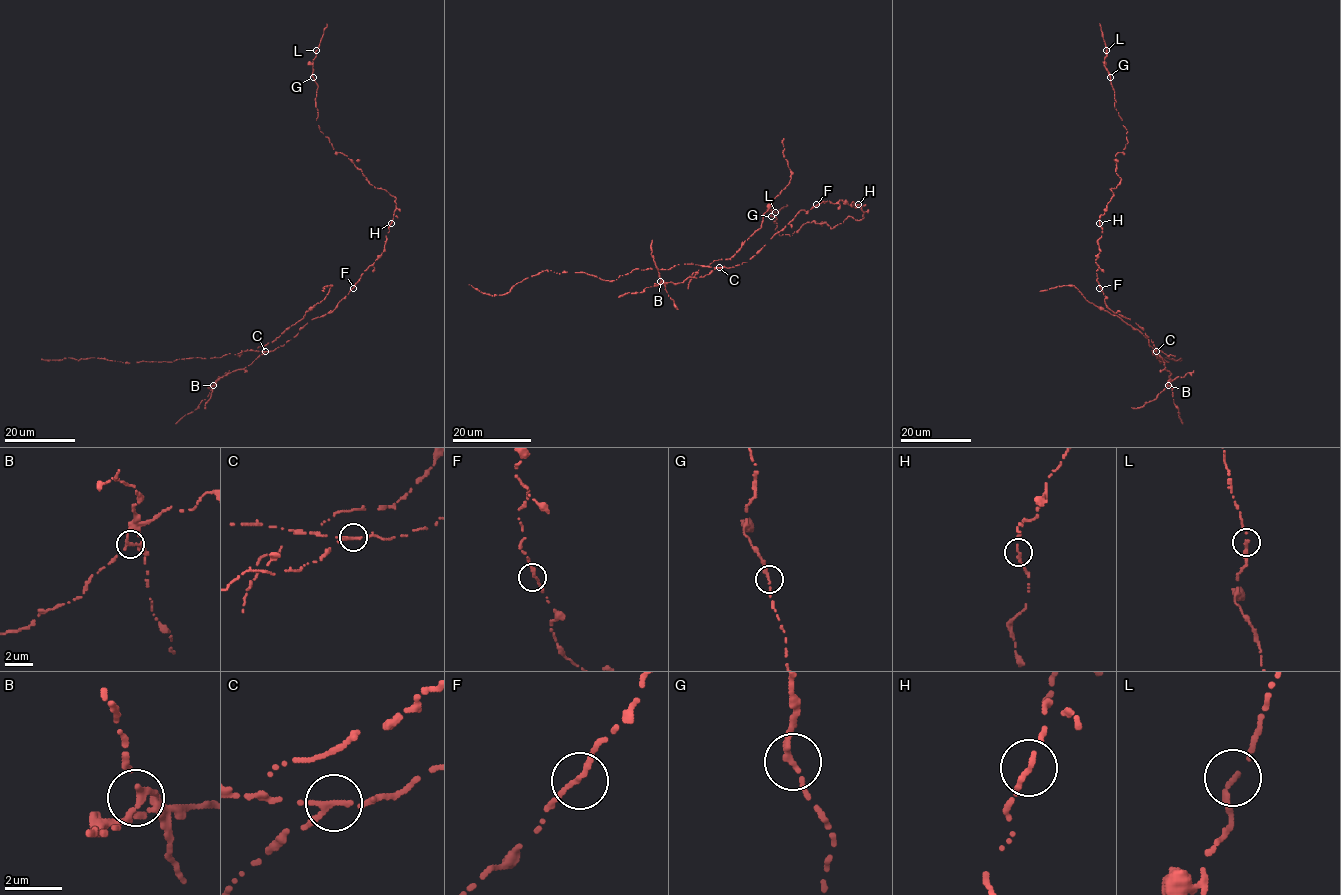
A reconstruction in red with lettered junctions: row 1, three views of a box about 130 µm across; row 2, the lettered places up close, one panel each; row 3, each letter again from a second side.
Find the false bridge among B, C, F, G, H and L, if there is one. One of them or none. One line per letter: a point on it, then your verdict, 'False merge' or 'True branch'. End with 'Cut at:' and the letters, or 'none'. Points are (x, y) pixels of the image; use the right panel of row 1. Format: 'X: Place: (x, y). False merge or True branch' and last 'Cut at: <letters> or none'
B: Place: (1168, 385). True branch
C: Place: (1156, 351). False merge
F: Place: (1099, 288). True branch
G: Place: (1110, 77). True branch
H: Place: (1099, 223). True branch
L: Place: (1106, 50). True branch
Cut at: C

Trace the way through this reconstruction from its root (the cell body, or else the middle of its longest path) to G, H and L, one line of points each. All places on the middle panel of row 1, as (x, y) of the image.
G: (807, 210), (842, 199), (860, 204), (864, 213), (833, 228), (806, 222), (790, 236), (778, 234), (771, 216)
H: (807, 210), (827, 200), (835, 203), (842, 199), (849, 204), (853, 202), (855, 207), (858, 204)
L: (807, 210), (842, 199), (860, 204), (864, 213), (833, 228), (806, 222), (780, 236), (775, 212)

